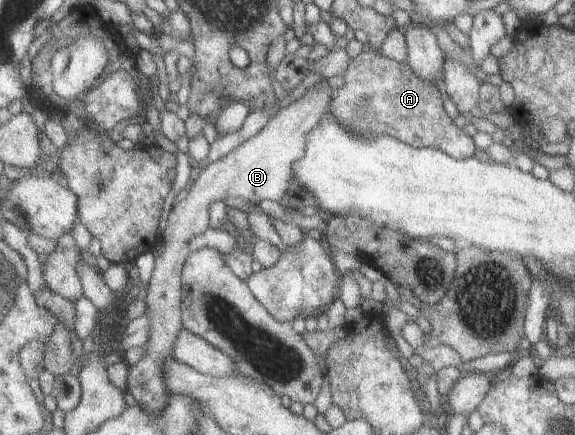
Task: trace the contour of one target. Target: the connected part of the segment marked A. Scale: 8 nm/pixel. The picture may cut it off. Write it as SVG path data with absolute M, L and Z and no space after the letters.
M370 49L368 52L362 51L351 59L343 72L343 78L344 85L335 90L328 110L341 125L346 126L346 122L354 118L354 114L364 112L364 124L372 122L372 128L378 132L378 135L388 135L415 147L432 147L455 159L474 156L477 149L474 140L453 123L452 118L444 109L438 87L431 80L421 79L407 62L401 63L386 58L380 52L375 53Z

